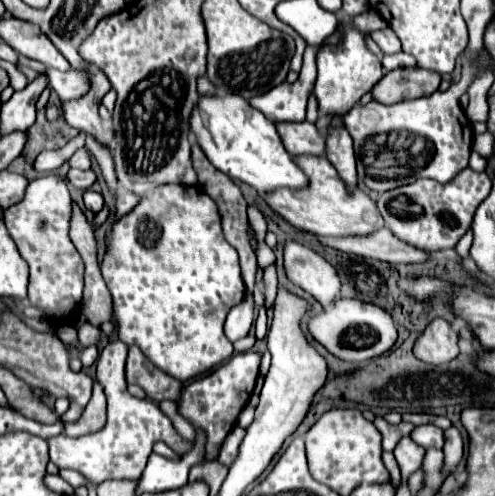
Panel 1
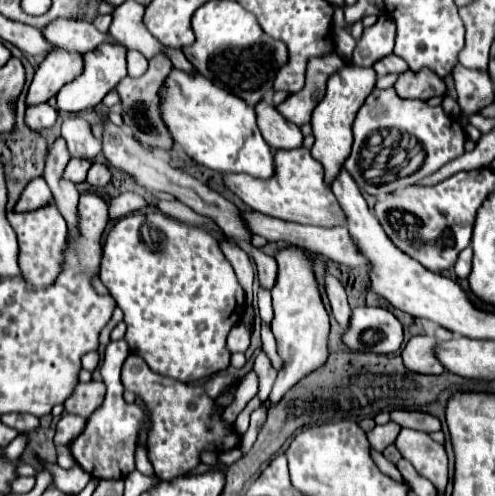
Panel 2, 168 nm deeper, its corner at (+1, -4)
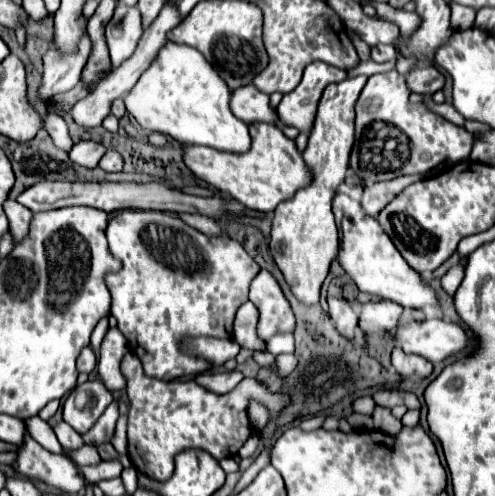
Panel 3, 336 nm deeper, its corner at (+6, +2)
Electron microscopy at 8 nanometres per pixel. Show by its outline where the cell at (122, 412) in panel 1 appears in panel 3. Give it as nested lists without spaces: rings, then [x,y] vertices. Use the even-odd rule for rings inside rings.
[[[110,328],[106,338],[104,338],[104,344],[100,348],[100,358],[98,358],[98,372],[102,376],[104,386],[110,392],[126,386],[126,378],[120,372],[120,360],[126,354],[126,350],[128,350],[126,348],[126,340],[120,334],[120,330],[118,328]]]

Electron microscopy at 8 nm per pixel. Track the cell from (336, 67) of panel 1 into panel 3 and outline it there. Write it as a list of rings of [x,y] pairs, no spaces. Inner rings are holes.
[[[354,76],[326,86],[318,104],[308,146],[302,154],[312,172],[312,180],[306,188],[300,188],[292,198],[284,200],[274,210],[270,252],[288,280],[292,294],[306,304],[316,304],[320,300],[320,286],[338,252],[338,230],[332,214],[332,200],[348,170],[348,158],[354,144],[354,104],[366,80],[366,76]]]

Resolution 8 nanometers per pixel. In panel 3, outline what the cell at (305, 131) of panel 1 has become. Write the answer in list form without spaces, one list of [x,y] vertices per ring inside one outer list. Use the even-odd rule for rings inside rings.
[[[246,84],[242,88],[232,90],[230,106],[232,106],[232,112],[246,124],[252,124],[252,122],[276,124],[278,120],[276,112],[268,104],[268,94],[260,92],[254,84]]]

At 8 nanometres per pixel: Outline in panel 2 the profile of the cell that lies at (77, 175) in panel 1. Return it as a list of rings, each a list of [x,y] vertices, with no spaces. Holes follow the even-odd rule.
[[[93,162],[93,166],[87,172],[85,182],[89,186],[93,186],[93,188],[103,188],[103,186],[109,184],[109,180],[111,180],[111,170],[107,166],[103,166],[103,164],[95,164]]]

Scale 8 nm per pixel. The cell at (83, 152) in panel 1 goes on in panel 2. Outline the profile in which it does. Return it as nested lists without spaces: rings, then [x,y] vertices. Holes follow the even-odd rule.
[[[71,116],[63,120],[61,136],[67,142],[71,158],[79,160],[93,160],[101,152],[101,142],[91,136],[91,128],[85,120]]]

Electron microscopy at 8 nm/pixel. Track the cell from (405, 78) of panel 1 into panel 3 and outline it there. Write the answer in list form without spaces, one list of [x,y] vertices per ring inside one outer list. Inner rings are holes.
[[[432,64],[416,66],[408,76],[408,88],[416,94],[430,94],[432,96],[434,92],[444,88],[444,82],[446,82],[444,74],[440,74],[438,68]]]

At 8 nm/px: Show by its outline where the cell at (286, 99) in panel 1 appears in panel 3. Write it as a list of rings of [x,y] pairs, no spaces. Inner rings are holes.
[[[312,62],[304,70],[304,78],[292,92],[284,94],[278,106],[278,118],[284,126],[294,126],[300,132],[310,132],[314,126],[316,106],[324,88],[344,80],[348,74],[326,62]]]

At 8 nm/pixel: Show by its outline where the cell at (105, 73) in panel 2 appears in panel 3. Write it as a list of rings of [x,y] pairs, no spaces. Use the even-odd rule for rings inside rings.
[[[118,6],[114,10],[112,20],[106,26],[106,42],[110,48],[114,68],[118,68],[124,60],[128,60],[134,54],[142,34],[144,28],[140,10],[136,6]]]

